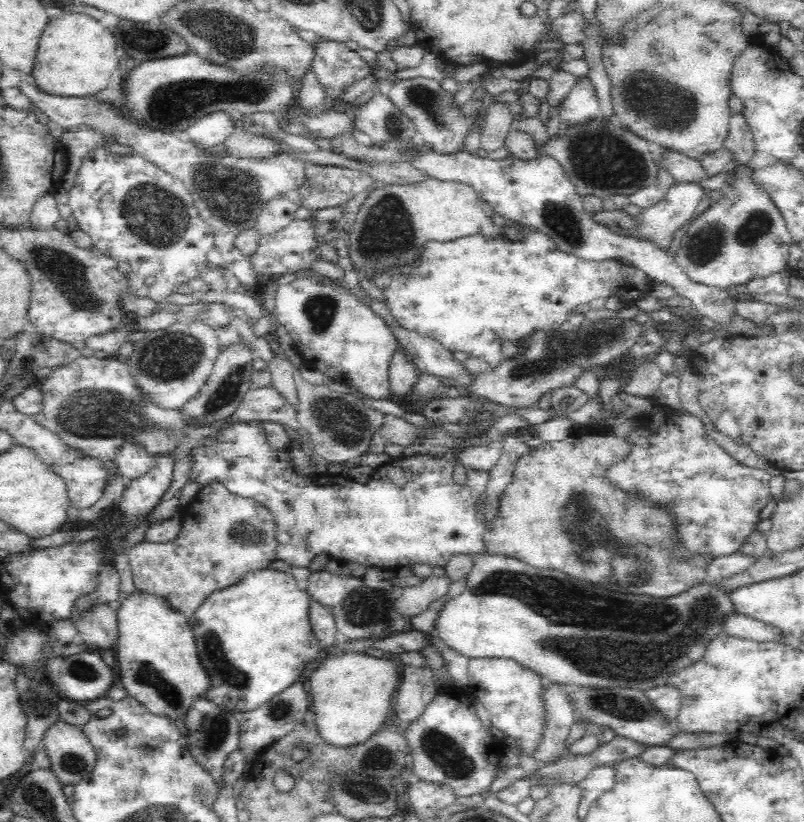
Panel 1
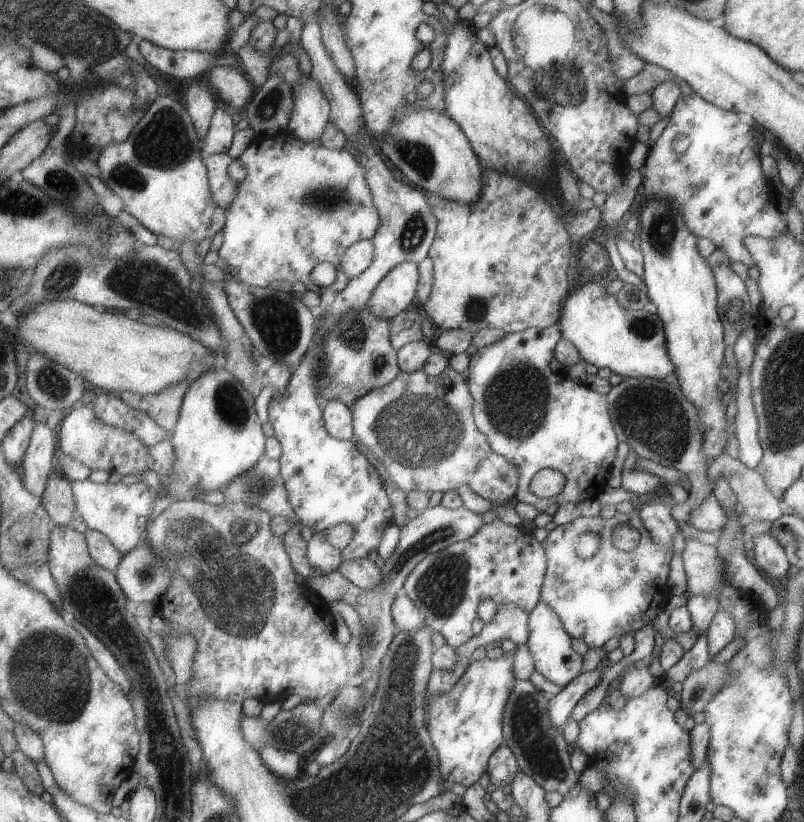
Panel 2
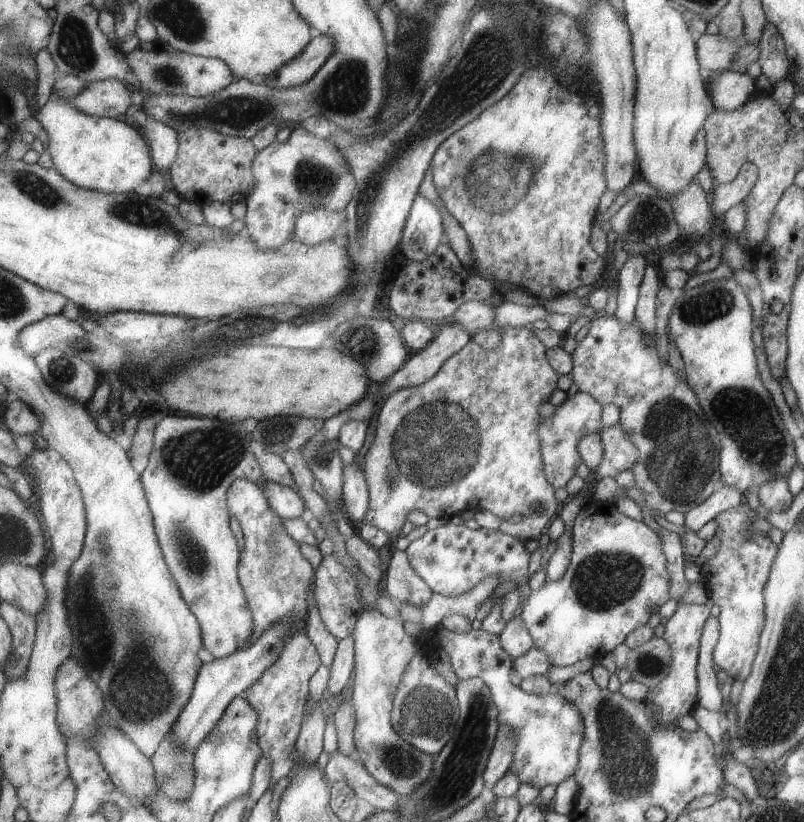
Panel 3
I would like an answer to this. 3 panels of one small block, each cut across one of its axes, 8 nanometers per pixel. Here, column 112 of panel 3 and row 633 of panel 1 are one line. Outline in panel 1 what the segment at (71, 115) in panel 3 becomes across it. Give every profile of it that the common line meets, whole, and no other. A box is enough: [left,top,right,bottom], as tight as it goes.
[115,589,208,720]

